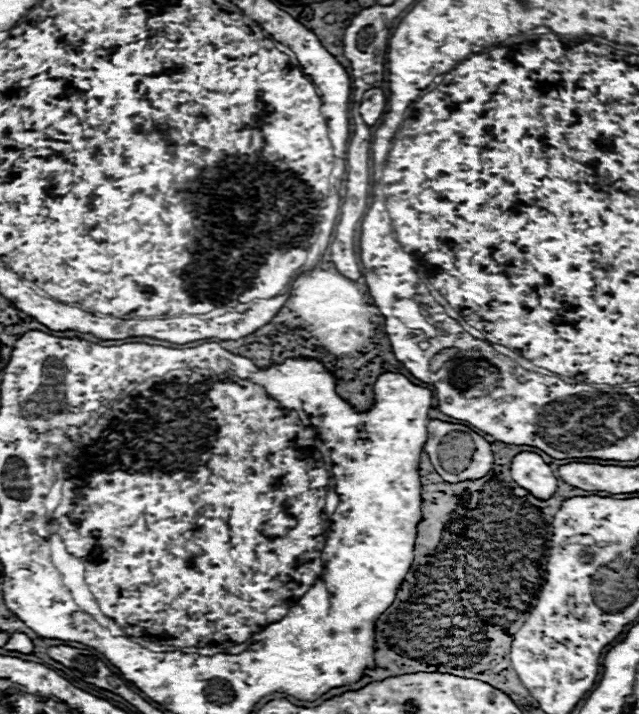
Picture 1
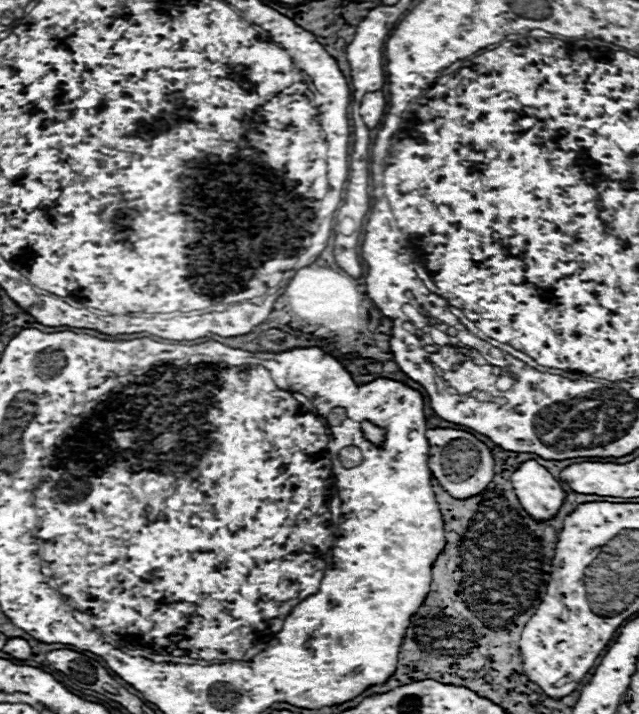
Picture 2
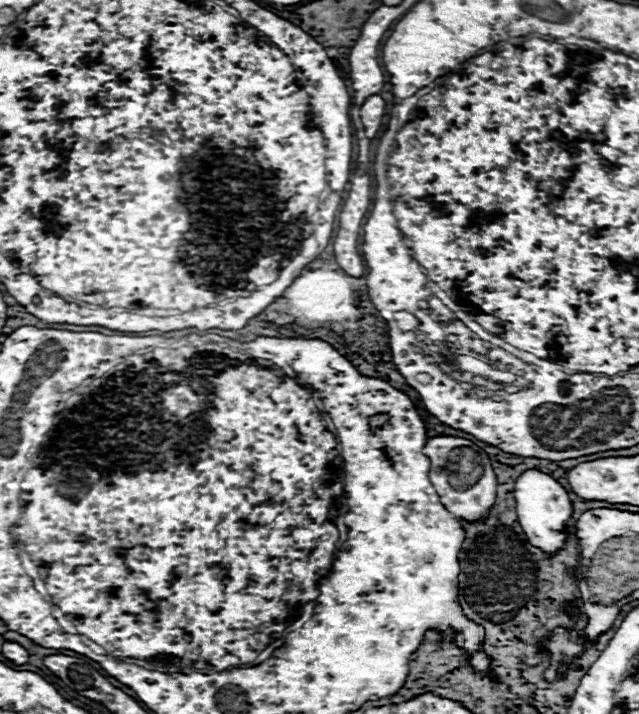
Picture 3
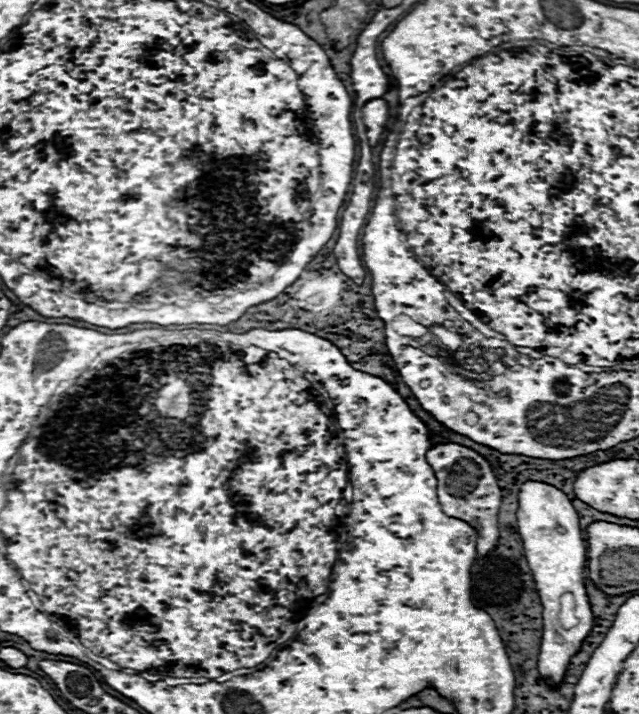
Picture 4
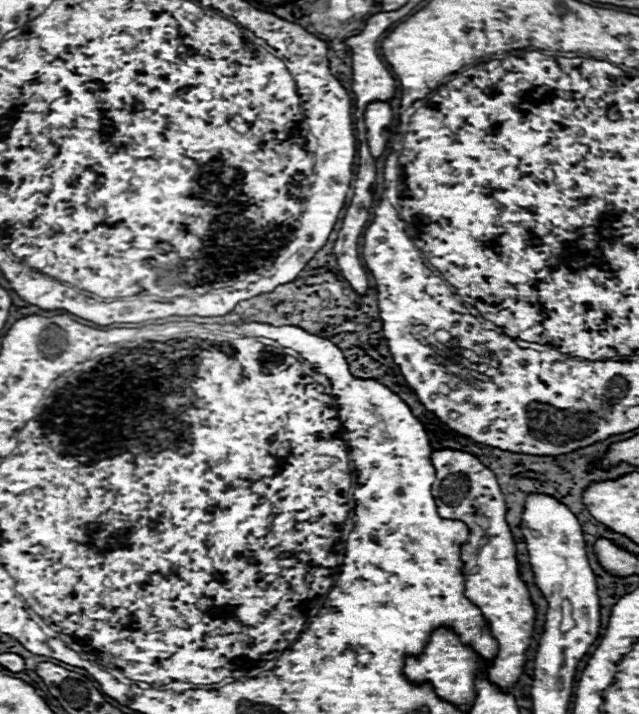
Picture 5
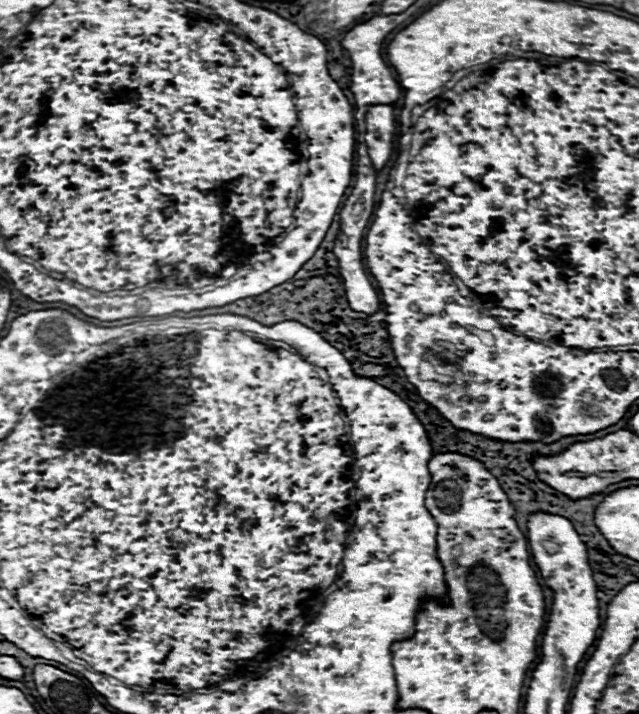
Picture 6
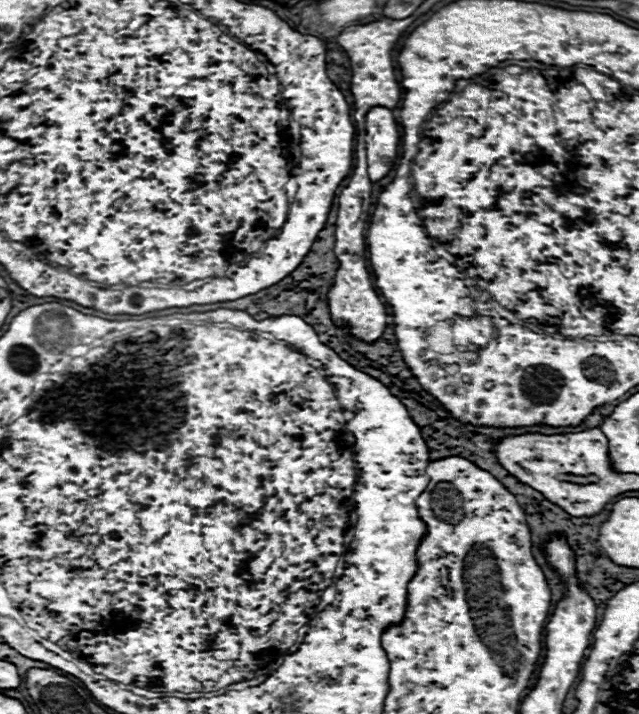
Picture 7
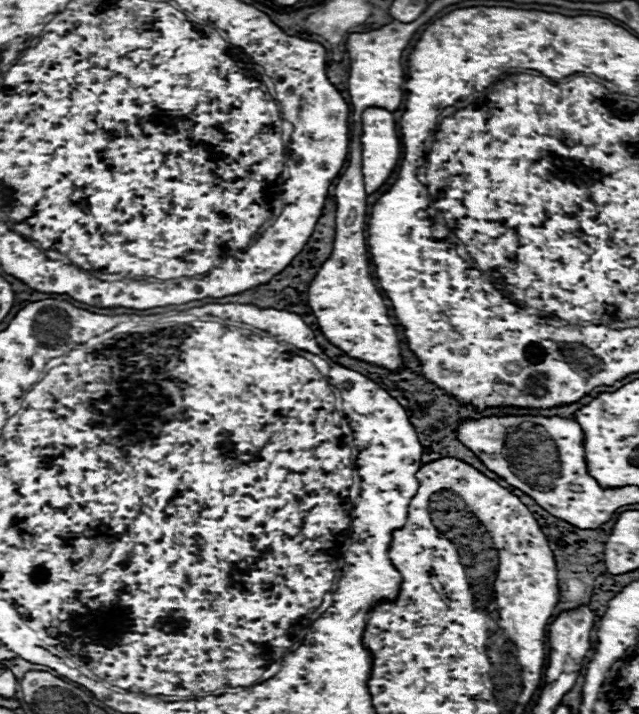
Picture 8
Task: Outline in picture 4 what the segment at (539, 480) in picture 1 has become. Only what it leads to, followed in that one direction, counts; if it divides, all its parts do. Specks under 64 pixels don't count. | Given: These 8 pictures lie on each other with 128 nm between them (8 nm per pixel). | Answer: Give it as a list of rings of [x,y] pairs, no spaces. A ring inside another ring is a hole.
[[[532,480],[522,484],[522,490],[518,494],[518,532],[522,536],[524,554],[544,606],[544,630],[538,654],[538,672],[554,686],[560,686],[568,670],[570,658],[578,654],[584,638],[588,638],[594,628],[594,614],[584,578],[588,560],[586,540],[582,538],[578,512],[574,510],[568,496],[550,484]]]

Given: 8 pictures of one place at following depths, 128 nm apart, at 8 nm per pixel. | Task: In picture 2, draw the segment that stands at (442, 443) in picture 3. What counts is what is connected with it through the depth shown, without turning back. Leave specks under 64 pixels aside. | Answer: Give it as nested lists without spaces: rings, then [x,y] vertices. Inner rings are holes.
[[[434,428],[426,430],[426,438],[430,444],[428,468],[438,480],[438,484],[458,500],[466,500],[474,494],[482,494],[486,486],[494,478],[494,458],[484,442],[480,442],[470,432],[454,430],[454,428]]]

